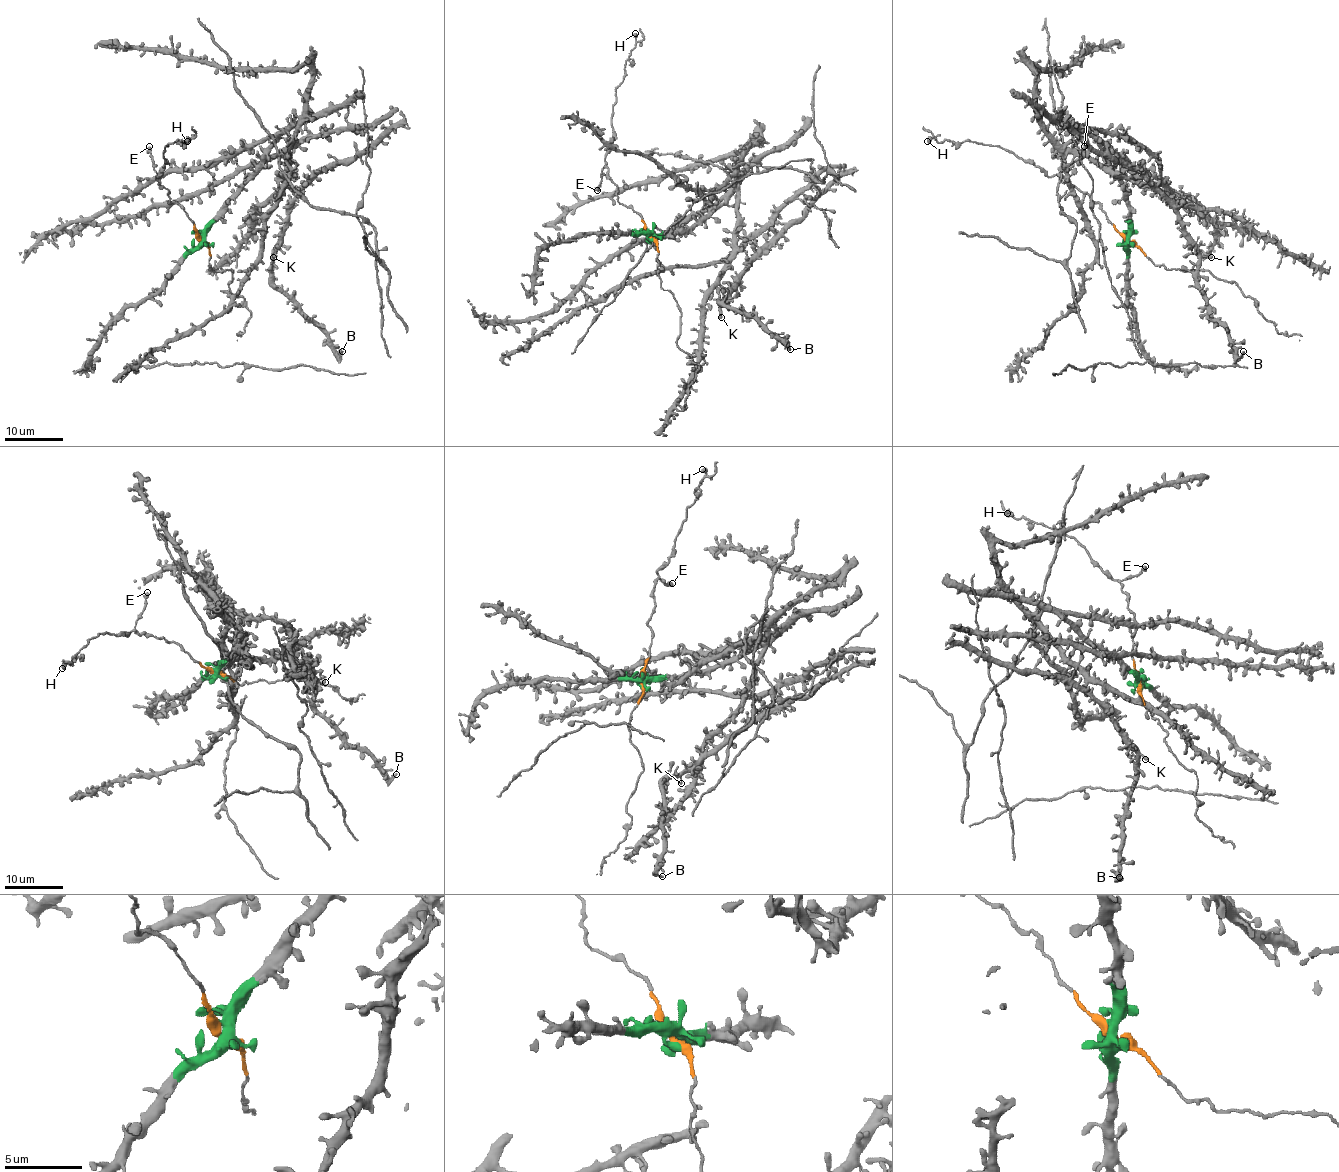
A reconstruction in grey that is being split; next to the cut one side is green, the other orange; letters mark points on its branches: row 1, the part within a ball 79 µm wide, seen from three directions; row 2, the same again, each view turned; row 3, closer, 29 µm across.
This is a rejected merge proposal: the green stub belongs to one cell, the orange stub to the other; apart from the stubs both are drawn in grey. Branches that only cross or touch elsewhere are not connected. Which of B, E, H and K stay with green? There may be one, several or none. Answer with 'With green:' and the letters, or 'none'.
With green: B, K

